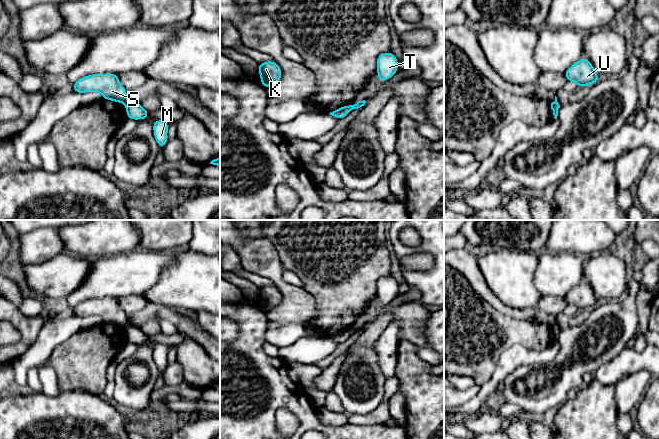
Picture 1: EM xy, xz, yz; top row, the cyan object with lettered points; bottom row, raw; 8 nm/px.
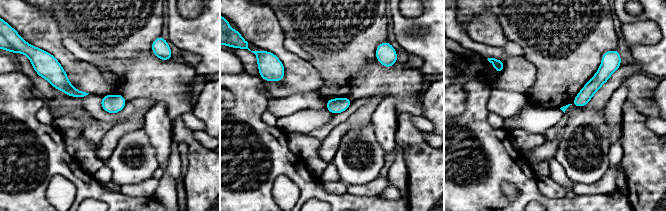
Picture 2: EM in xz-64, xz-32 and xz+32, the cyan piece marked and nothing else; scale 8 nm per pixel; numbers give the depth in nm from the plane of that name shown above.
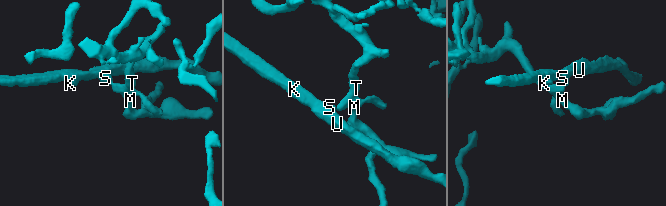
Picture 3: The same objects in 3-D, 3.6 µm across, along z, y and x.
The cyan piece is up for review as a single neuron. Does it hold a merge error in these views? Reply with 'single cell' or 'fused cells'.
fused cells

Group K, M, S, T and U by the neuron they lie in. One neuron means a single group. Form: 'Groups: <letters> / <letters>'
Groups: K S U / M T

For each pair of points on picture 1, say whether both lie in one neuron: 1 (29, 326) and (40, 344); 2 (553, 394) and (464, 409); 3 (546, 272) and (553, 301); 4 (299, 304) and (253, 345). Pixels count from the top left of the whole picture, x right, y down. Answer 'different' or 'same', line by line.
1: different
2: different
3: different
4: different

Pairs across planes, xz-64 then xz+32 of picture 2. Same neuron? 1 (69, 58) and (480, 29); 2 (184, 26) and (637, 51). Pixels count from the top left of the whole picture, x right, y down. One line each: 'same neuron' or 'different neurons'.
1: same neuron
2: same neuron

